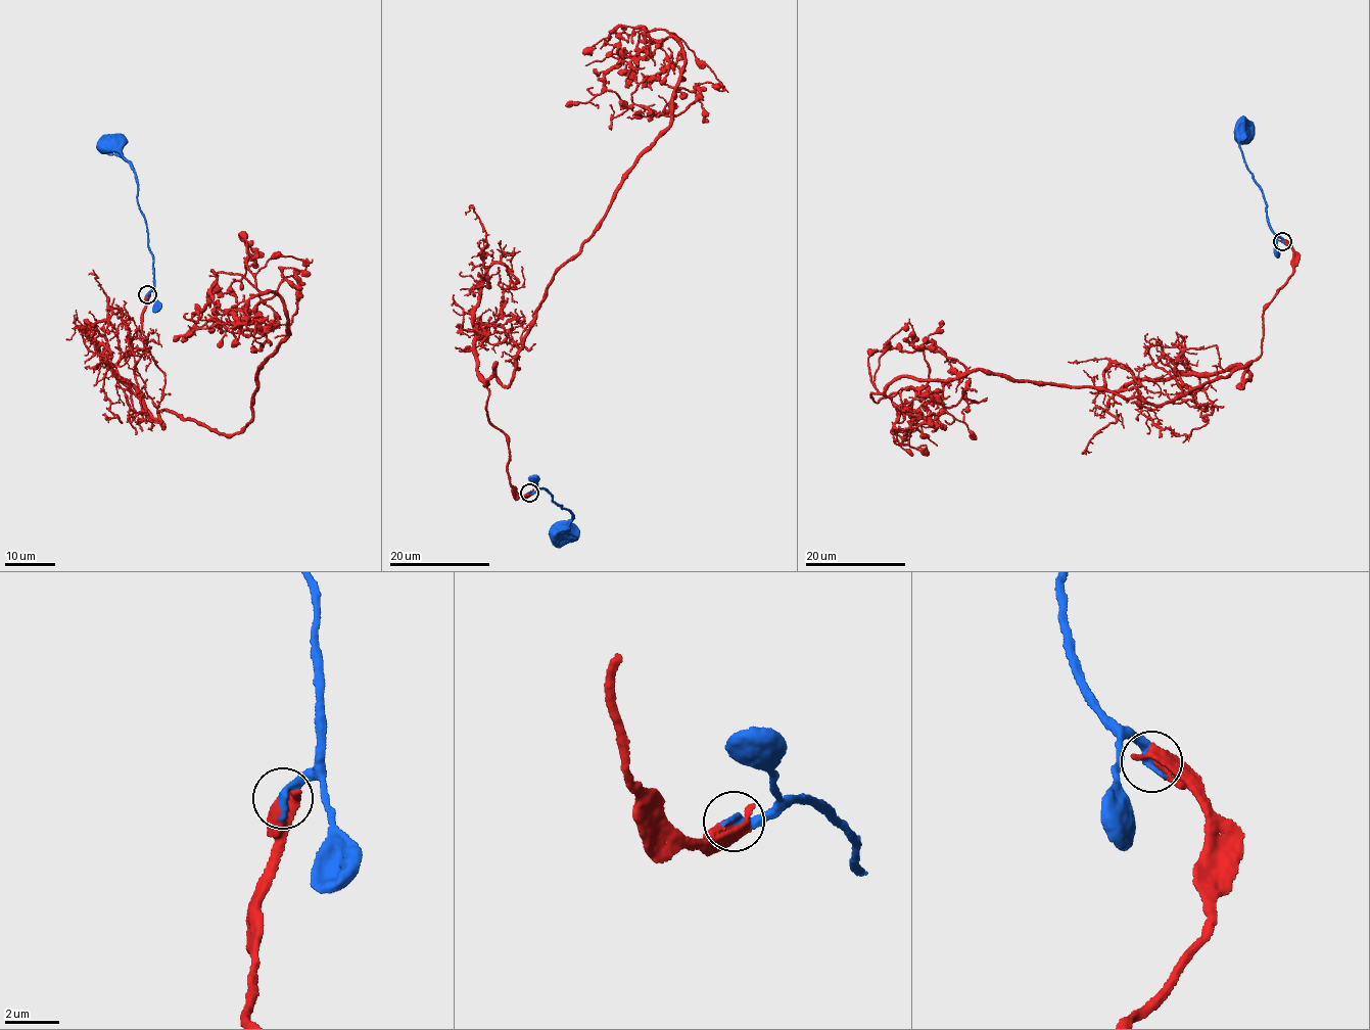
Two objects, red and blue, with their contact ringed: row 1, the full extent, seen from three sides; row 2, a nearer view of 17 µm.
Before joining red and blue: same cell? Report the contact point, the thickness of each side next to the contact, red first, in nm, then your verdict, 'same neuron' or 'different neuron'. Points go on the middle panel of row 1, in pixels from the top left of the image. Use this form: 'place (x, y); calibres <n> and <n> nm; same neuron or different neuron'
place (529, 493); calibres 380 and 320 nm; same neuron

